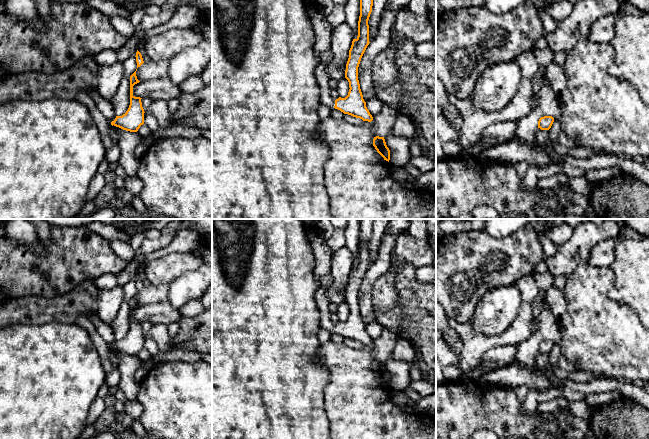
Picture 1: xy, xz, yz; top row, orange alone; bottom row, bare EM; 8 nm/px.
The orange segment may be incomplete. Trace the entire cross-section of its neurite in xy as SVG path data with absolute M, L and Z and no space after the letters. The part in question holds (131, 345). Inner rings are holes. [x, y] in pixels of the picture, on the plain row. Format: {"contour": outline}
{"contour": "M136 295L130 300L130 329L122 340L116 340L111 349L130 356L137 356L144 348L144 333L140 321L133 319L133 310L140 305L137 303Z"}

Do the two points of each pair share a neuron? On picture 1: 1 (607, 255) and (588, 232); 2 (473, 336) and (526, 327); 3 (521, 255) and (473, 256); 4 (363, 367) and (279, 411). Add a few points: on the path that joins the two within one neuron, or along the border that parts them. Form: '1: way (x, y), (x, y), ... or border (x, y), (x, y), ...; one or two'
1: border (615, 238), (601, 240), (593, 248), (586, 263); two
2: way (486, 341), (497, 341), (513, 336); one
3: way (509, 255), (485, 256); one
4: border (321, 363), (329, 375), (324, 393), (325, 409); two

